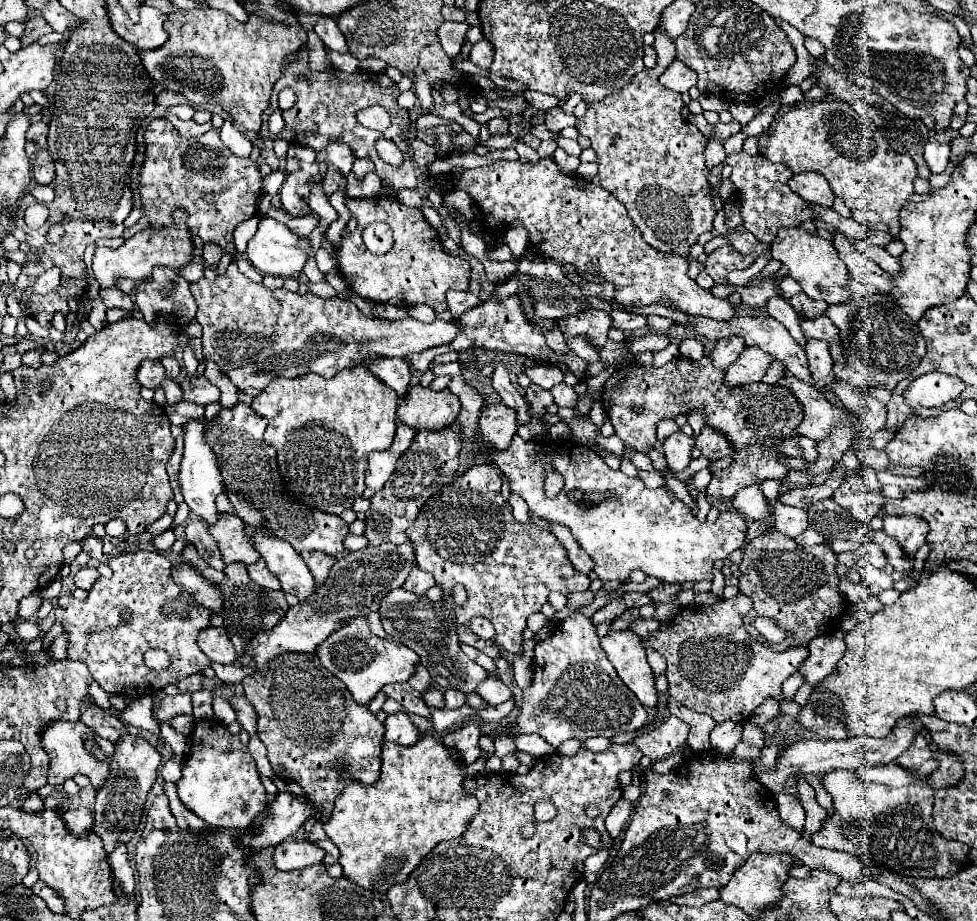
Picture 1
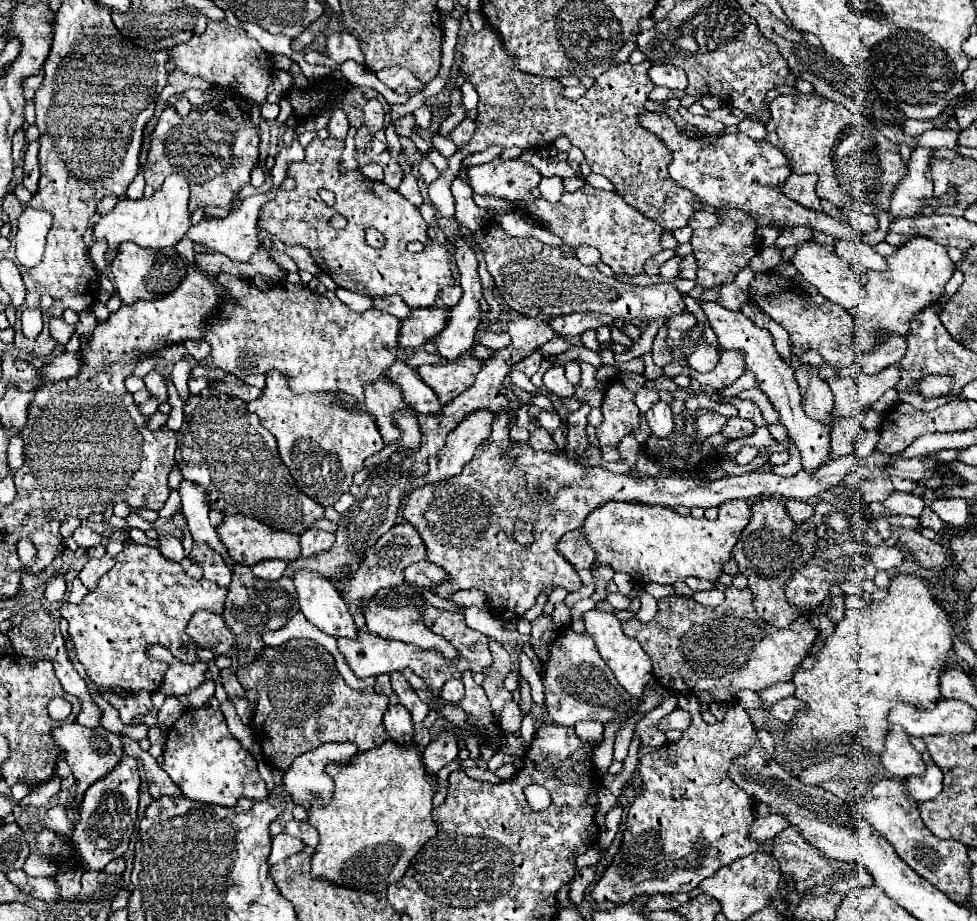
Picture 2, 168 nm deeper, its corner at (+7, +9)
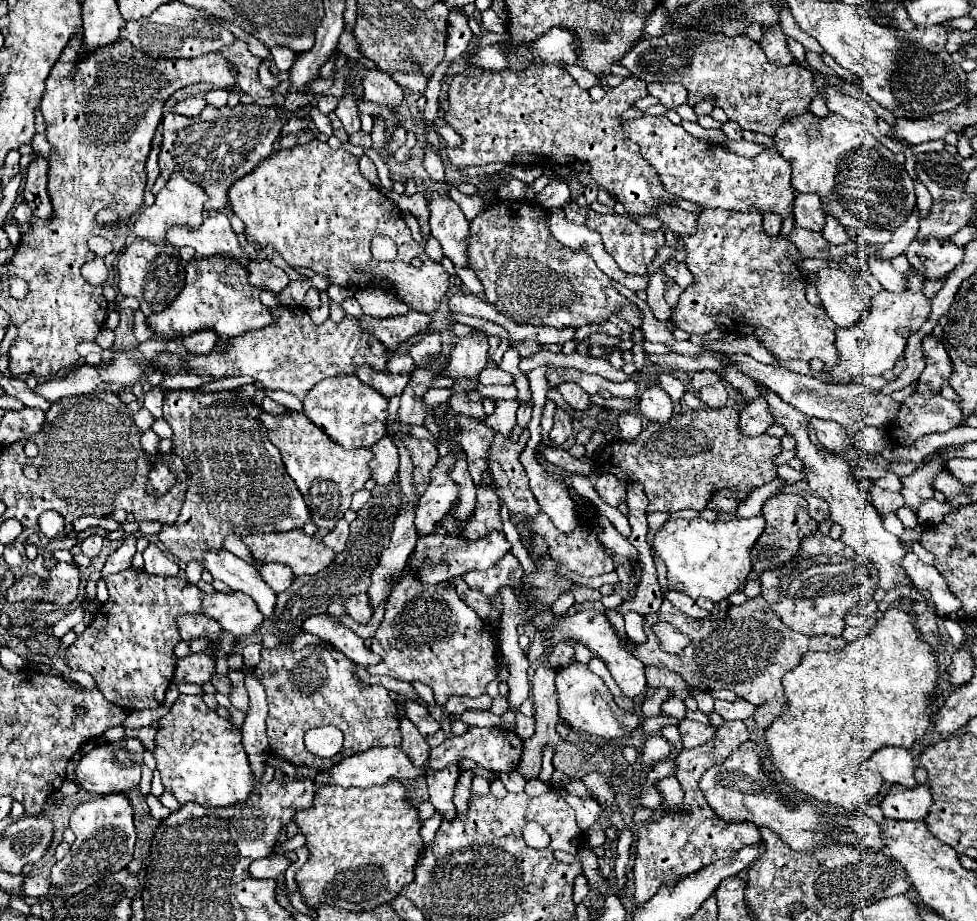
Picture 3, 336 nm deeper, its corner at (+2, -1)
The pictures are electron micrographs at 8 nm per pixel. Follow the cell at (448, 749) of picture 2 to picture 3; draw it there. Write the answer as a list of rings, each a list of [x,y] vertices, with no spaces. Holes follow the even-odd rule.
[[[445,767],[441,771],[429,771],[427,773],[427,787],[429,787],[429,803],[435,807],[435,811],[441,813],[445,821],[451,821],[455,815],[453,805],[453,791],[459,779],[457,767]]]

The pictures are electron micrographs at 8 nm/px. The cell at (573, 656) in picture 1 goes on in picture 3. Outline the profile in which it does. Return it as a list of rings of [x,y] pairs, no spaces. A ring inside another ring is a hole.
[[[575,661],[573,665],[557,671],[557,693],[559,693],[559,717],[577,731],[603,739],[617,739],[633,733],[639,725],[637,715],[619,709],[603,679],[591,673],[589,667],[583,663]]]

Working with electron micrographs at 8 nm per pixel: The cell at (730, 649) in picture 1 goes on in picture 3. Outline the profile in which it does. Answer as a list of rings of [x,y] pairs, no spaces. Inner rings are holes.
[[[759,595],[755,599],[747,599],[743,605],[731,605],[727,617],[715,619],[691,619],[673,607],[671,601],[663,601],[657,613],[645,616],[644,630],[647,632],[647,643],[635,647],[635,657],[645,665],[667,667],[677,671],[691,689],[711,691],[711,689],[729,689],[737,693],[741,699],[751,701],[753,705],[761,705],[765,701],[781,701],[785,703],[785,691],[781,679],[787,671],[799,665],[801,657],[807,651],[833,651],[843,649],[847,643],[843,637],[819,635],[807,637],[791,631],[777,615],[771,611],[769,603]],[[655,621],[667,621],[675,625],[681,633],[691,637],[691,645],[681,655],[669,655],[659,649],[659,641],[653,635]]]

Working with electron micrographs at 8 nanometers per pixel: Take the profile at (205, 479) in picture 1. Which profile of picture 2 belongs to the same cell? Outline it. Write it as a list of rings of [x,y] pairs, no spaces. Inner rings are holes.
[[[182,479],[178,493],[182,497],[182,511],[188,519],[188,529],[192,533],[194,541],[208,543],[214,551],[218,551],[224,557],[224,561],[232,569],[234,561],[226,555],[226,547],[220,543],[216,529],[210,525],[210,519],[208,519],[210,507],[208,507],[208,497],[206,497],[206,491],[202,489],[202,485],[194,485],[192,481]]]

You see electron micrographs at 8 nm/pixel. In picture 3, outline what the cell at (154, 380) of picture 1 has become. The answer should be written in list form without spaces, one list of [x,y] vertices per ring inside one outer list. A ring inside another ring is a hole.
[[[151,387],[145,397],[143,397],[143,407],[155,417],[161,419],[163,417],[163,399],[165,399],[165,389],[161,387]]]

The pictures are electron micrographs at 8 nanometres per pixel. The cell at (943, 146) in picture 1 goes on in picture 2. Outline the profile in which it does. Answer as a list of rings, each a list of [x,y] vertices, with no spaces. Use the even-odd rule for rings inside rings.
[[[918,147],[912,151],[908,163],[908,175],[894,189],[890,199],[890,213],[894,217],[916,217],[922,209],[918,199],[932,197],[932,177],[930,177],[930,157],[934,157],[932,147]]]

